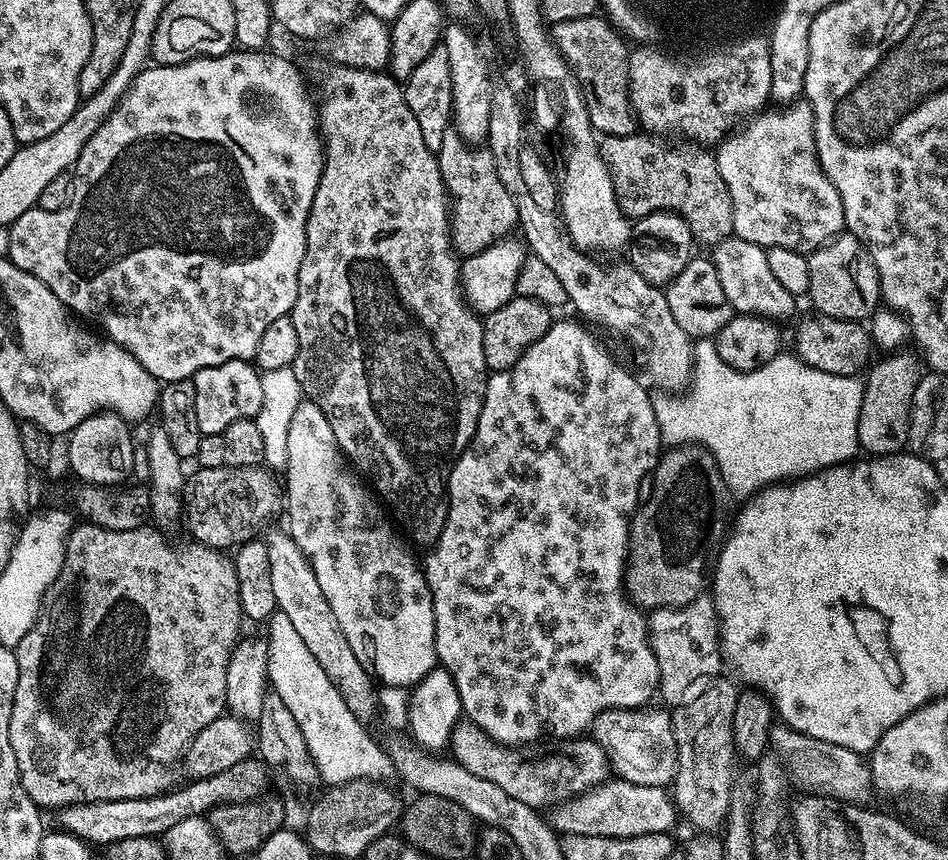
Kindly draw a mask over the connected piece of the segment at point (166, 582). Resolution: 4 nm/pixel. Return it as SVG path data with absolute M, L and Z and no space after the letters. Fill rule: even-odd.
M80 522L73 527L72 533L68 535L64 561L54 578L54 582L46 589L43 598L40 600L40 613L36 616L34 626L30 626L26 638L22 638L22 642L18 642L14 649L16 661L18 662L18 686L14 690L14 706L10 714L10 746L14 746L14 758L18 762L20 784L26 790L28 797L41 809L47 810L49 808L49 810L55 810L57 808L64 808L67 804L106 802L107 800L125 800L126 798L150 798L151 796L164 795L174 784L172 779L175 778L176 772L172 767L179 760L181 763L185 759L188 748L192 745L192 740L202 730L206 730L206 726L210 726L210 722L214 722L219 716L225 715L226 666L230 666L230 654L234 650L236 643L242 638L242 631L240 632L242 615L239 604L238 574L236 573L235 559L227 551L219 548L211 548L208 545L195 542L187 543L180 544L175 548L158 529L151 528L151 526L135 528L134 530L106 530L97 524Z

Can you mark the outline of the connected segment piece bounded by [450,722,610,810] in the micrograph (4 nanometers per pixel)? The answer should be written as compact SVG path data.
M460 722L452 730L450 754L455 763L470 770L470 774L494 782L494 786L506 790L510 798L518 798L518 802L526 802L526 806L537 810L552 810L609 779L610 763L603 747L592 738L581 739L579 744L580 760L572 756L523 756L520 753L523 751L491 740L476 724Z

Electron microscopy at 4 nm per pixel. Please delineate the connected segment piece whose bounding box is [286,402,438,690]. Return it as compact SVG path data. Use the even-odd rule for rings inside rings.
M302 402L298 406L298 410L294 412L294 418L290 422L290 434L286 438L286 458L288 459L286 465L286 473L288 472L288 492L286 488L288 524L286 523L286 531L289 536L294 538L294 542L312 563L314 578L318 578L318 586L322 586L322 594L326 594L326 602L330 602L330 610L334 610L334 618L338 618L338 626L342 630L342 634L346 634L346 642L350 642L350 650L354 650L354 658L358 658L358 662L362 662L365 670L379 683L381 680L381 685L401 690L411 689L422 678L426 678L426 674L430 674L438 664L436 643L434 642L434 606L432 605L430 586L424 577L423 567L408 553L409 545L407 543L404 545L396 537L397 529L394 527L393 521L391 519L388 521L384 517L385 509L378 503L377 497L369 491L365 481L350 467L344 451L338 446L338 438L334 438L334 430L330 430L330 422L326 422L326 414L322 414L322 410L318 410L316 404Z

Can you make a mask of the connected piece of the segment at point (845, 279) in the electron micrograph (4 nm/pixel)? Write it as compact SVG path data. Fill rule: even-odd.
M843 231L839 236L833 236L827 244L821 244L819 248L813 248L807 253L810 286L808 287L807 299L817 313L839 320L854 320L857 322L867 321L873 317L881 307L880 280L876 277L876 268L869 260L867 251L860 240L850 231Z

